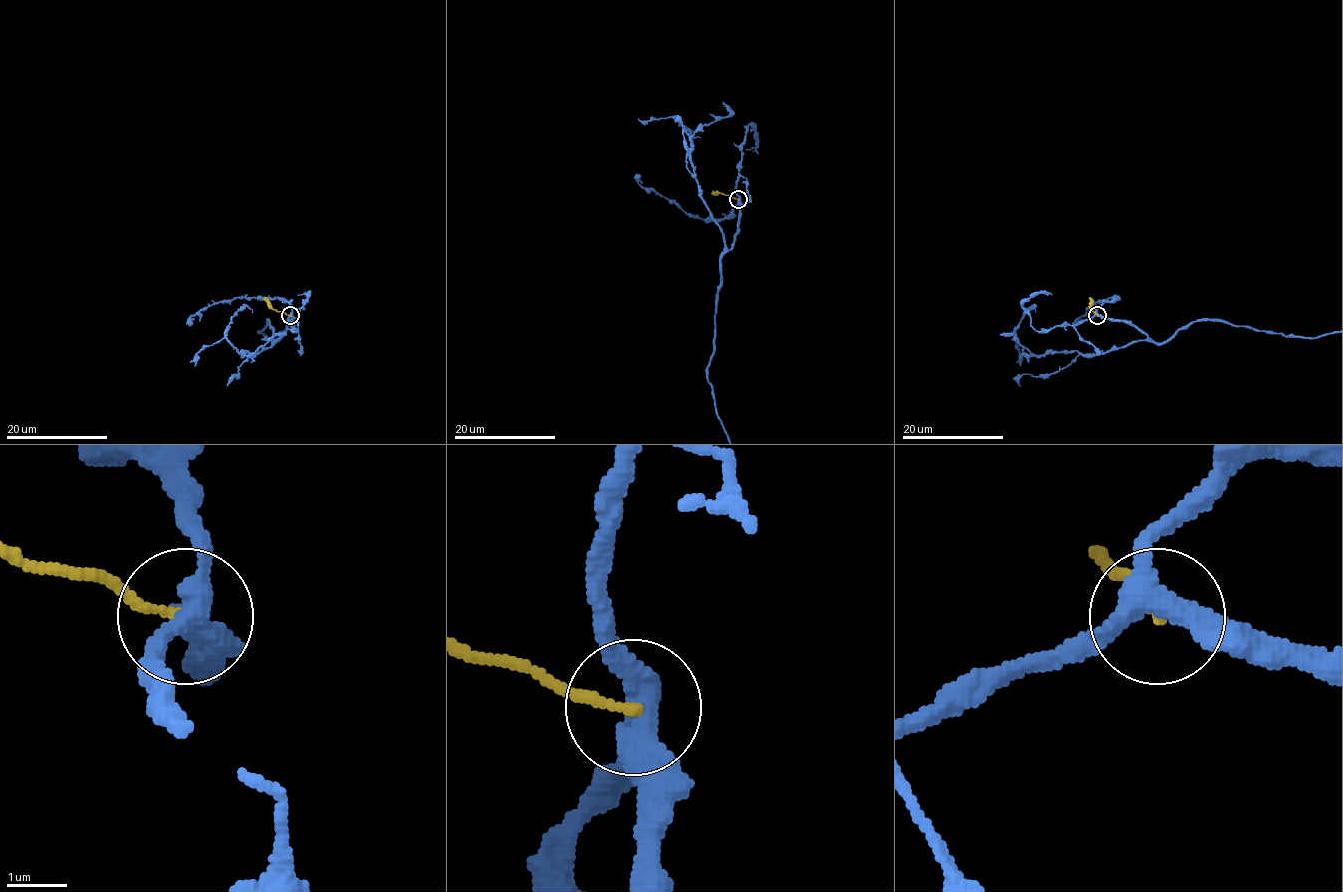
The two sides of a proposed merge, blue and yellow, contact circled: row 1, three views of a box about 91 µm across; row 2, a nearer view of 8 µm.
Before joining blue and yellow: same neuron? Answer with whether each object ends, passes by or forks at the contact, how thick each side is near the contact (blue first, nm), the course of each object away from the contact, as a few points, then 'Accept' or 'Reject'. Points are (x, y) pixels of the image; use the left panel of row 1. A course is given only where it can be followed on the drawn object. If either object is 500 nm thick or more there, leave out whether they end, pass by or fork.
At the ring blue forks. At the ring yellow ends. Thickness 360 nm (blue) against 150 nm. Course of yellow: (290, 315), (276, 311), (264, 297). Reject

